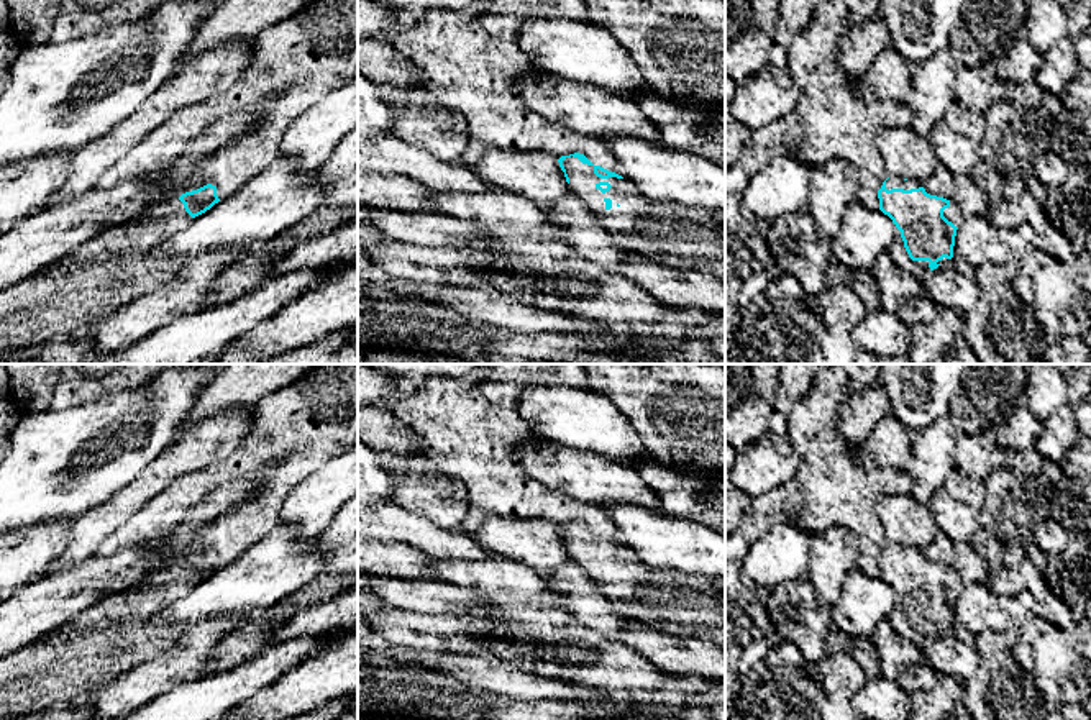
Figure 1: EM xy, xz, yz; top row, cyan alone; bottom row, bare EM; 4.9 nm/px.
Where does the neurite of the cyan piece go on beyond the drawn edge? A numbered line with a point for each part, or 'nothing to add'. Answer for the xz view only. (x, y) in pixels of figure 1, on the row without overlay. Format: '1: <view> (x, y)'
1: xz (637, 581)

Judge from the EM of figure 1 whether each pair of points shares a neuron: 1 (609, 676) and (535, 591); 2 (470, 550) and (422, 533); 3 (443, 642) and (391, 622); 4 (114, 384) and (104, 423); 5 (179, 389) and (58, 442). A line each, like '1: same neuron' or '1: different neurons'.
1: different neurons
2: same neuron
3: same neuron
4: different neurons
5: same neuron

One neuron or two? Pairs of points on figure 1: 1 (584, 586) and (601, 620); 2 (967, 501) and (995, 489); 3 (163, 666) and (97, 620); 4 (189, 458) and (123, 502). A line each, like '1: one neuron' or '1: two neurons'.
1: one neuron
2: two neurons
3: two neurons
4: one neuron

